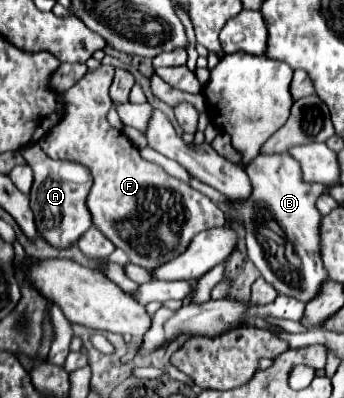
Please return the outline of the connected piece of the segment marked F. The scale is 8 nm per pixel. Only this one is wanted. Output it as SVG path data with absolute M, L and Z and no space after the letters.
M103 64L63 92L65 118L49 130L49 136L41 138L41 148L53 160L79 162L91 170L93 186L87 196L87 208L93 216L93 226L117 248L123 248L133 264L153 270L163 260L179 256L195 234L227 226L227 218L205 194L169 176L159 164L147 162L131 140L107 122L107 112L113 106L109 98L113 70L113 66Z

